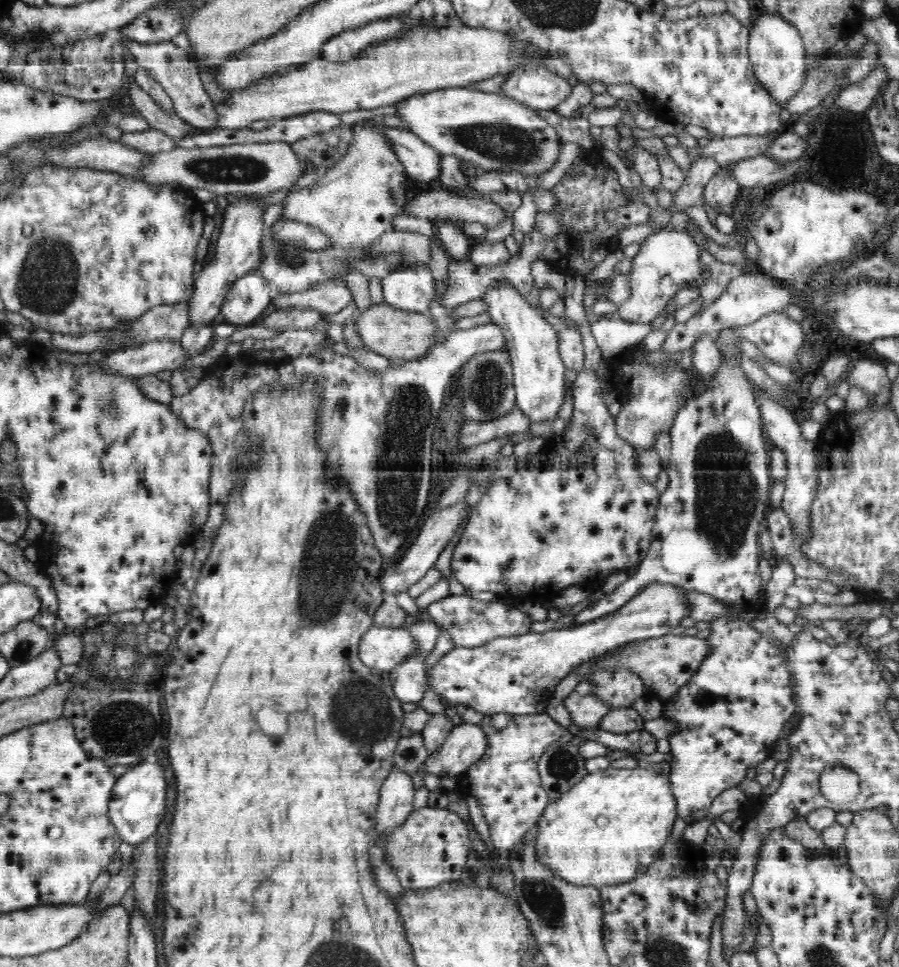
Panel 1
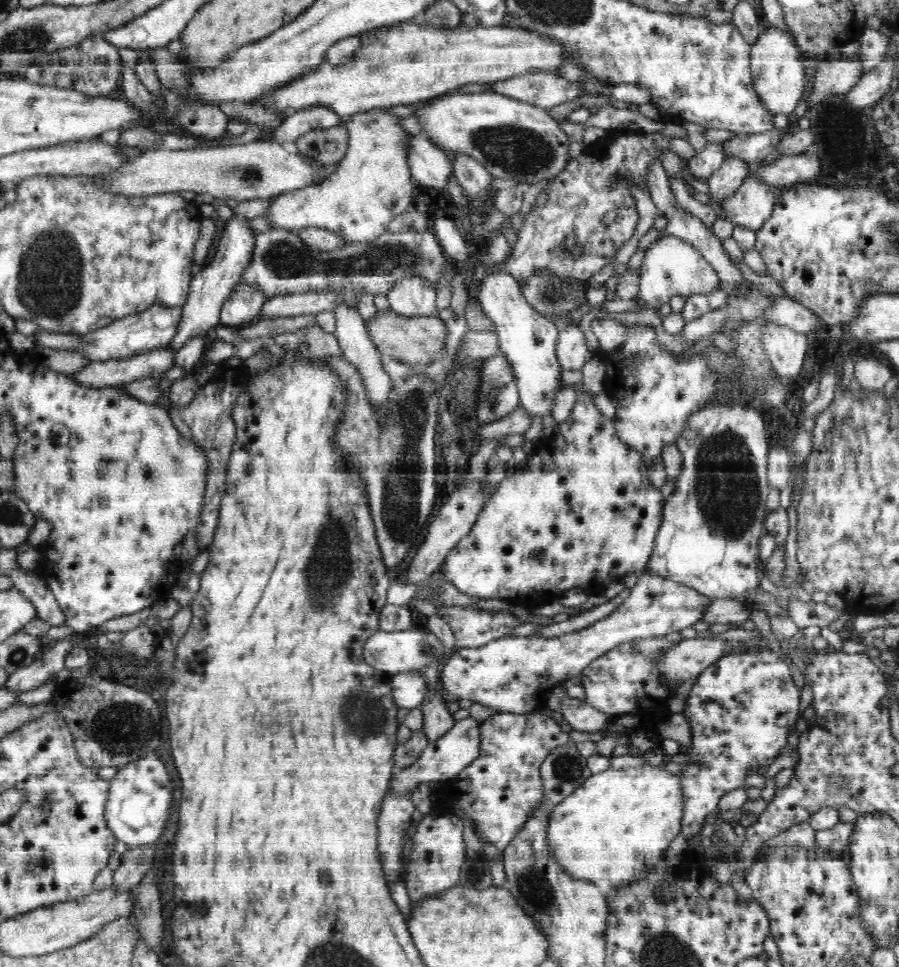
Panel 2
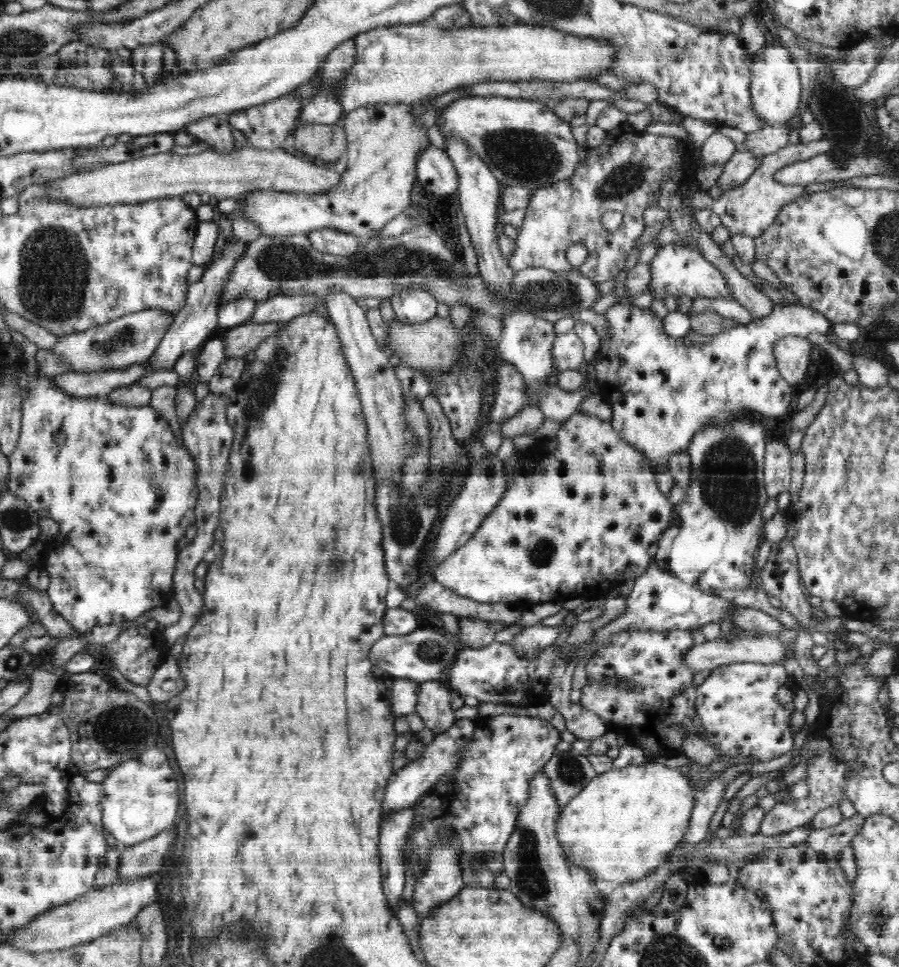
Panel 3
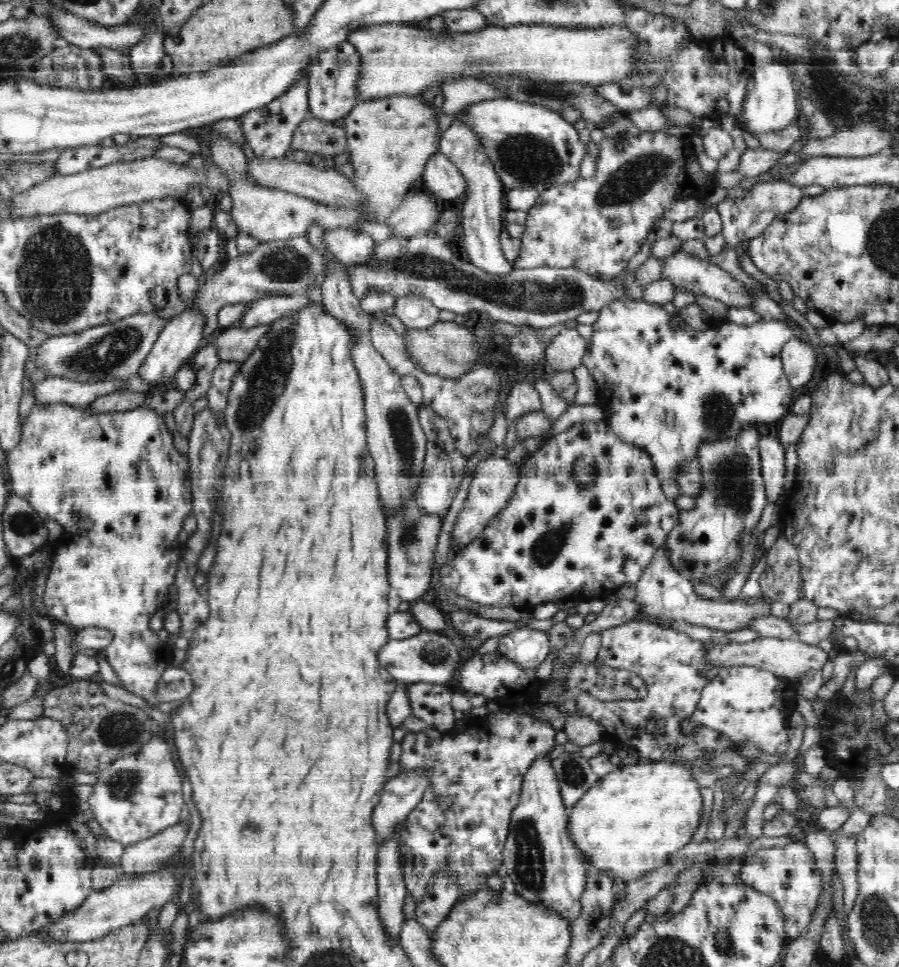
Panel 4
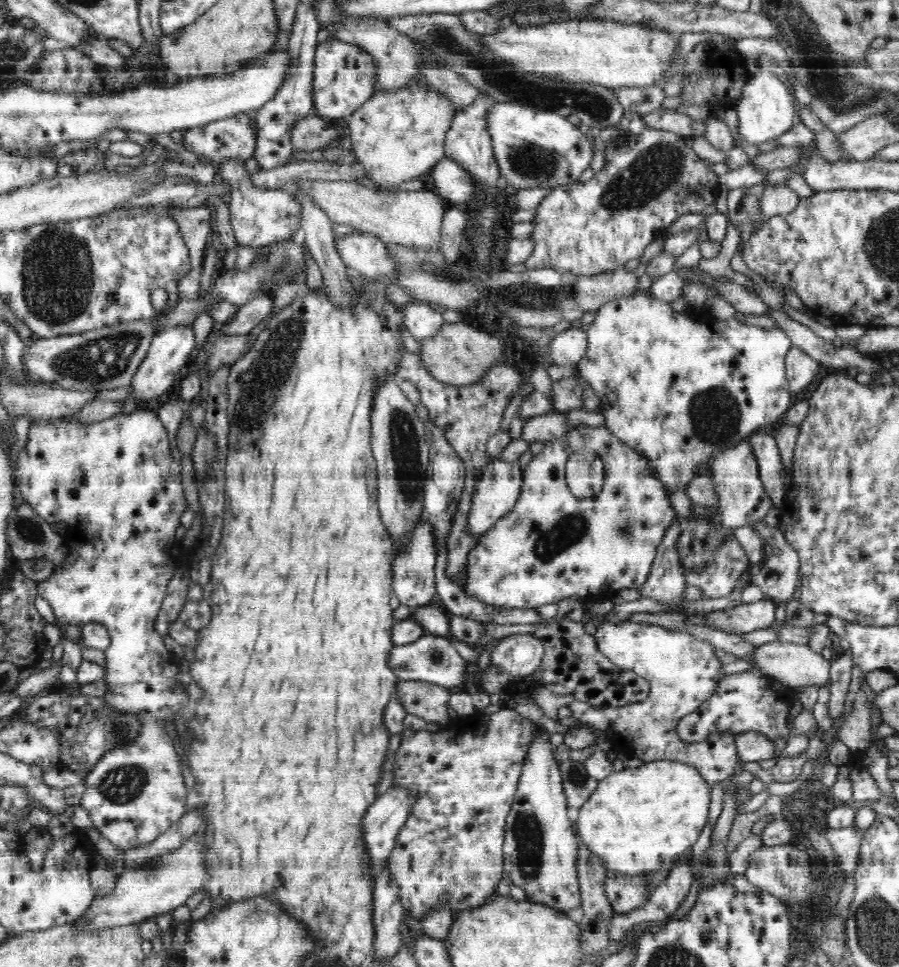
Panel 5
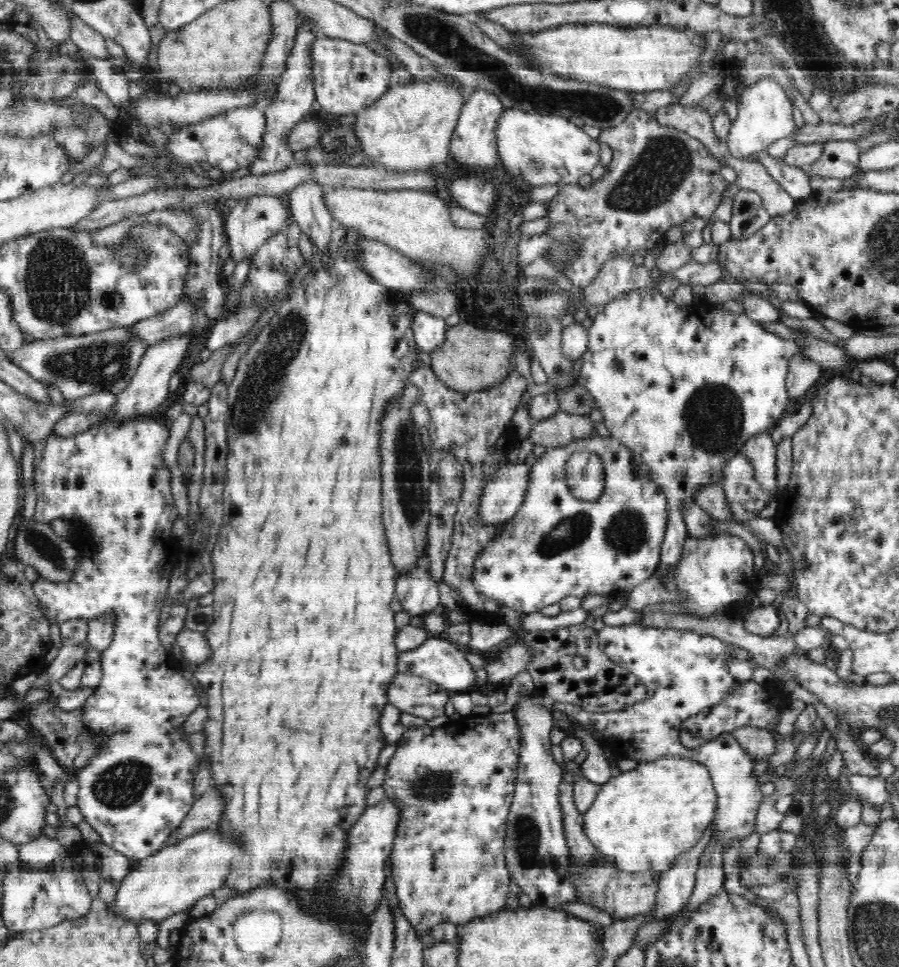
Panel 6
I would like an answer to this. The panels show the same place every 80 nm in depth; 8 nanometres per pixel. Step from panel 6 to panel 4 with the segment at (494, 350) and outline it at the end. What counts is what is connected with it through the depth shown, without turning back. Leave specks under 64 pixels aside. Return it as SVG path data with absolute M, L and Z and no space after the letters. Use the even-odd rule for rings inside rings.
M438 321L422 330L407 328L403 337L406 353L427 373L440 375L444 379L462 378L464 372L468 372L470 366L476 364L480 354L480 348L474 342L474 334L464 326L454 324L454 321Z

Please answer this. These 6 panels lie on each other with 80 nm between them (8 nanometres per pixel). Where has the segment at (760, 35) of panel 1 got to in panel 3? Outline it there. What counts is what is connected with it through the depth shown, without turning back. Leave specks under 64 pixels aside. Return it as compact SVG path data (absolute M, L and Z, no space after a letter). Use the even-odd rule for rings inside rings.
M779 41L774 44L765 44L762 54L752 56L750 104L758 121L765 126L786 125L789 120L798 114L800 104L800 76L799 70L792 59L788 47Z

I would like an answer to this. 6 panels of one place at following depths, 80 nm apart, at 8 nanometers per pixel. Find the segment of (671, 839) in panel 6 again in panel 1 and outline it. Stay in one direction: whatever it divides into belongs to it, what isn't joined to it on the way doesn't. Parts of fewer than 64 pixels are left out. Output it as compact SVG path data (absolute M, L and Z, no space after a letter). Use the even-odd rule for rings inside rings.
M606 768L588 773L558 800L549 802L537 824L537 859L554 873L576 886L605 887L637 878L648 870L665 846L676 819L677 800L674 798L672 781L656 771Z

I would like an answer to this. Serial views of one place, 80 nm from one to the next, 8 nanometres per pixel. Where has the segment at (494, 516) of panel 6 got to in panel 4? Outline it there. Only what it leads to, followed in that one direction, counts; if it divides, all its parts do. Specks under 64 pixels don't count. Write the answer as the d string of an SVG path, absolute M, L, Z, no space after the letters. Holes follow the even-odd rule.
M494 456L481 460L476 465L476 470L473 473L472 482L468 490L468 496L463 503L462 510L458 514L455 523L453 524L452 536L450 536L451 552L448 552L448 557L453 556L452 548L465 544L469 546L477 537L482 534L487 522L492 520L494 516L498 516L500 512L509 503L510 498L514 496L514 488L518 486L519 472L516 466L508 461L506 457L497 458Z

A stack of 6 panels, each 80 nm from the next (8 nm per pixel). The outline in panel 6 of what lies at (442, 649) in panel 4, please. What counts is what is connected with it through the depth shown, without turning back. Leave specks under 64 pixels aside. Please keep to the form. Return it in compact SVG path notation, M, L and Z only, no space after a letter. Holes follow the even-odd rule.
M429 636L426 642L415 649L399 652L397 654L397 672L400 674L411 674L412 676L423 676L436 684L442 685L446 690L464 690L475 684L474 668L466 662L464 654L458 646L441 636Z

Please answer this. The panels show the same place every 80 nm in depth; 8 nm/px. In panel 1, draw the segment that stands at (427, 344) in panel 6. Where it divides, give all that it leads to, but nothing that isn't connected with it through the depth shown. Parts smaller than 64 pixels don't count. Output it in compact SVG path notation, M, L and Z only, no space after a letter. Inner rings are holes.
M400 265L381 281L384 303L400 310L428 314L436 289L428 265Z

